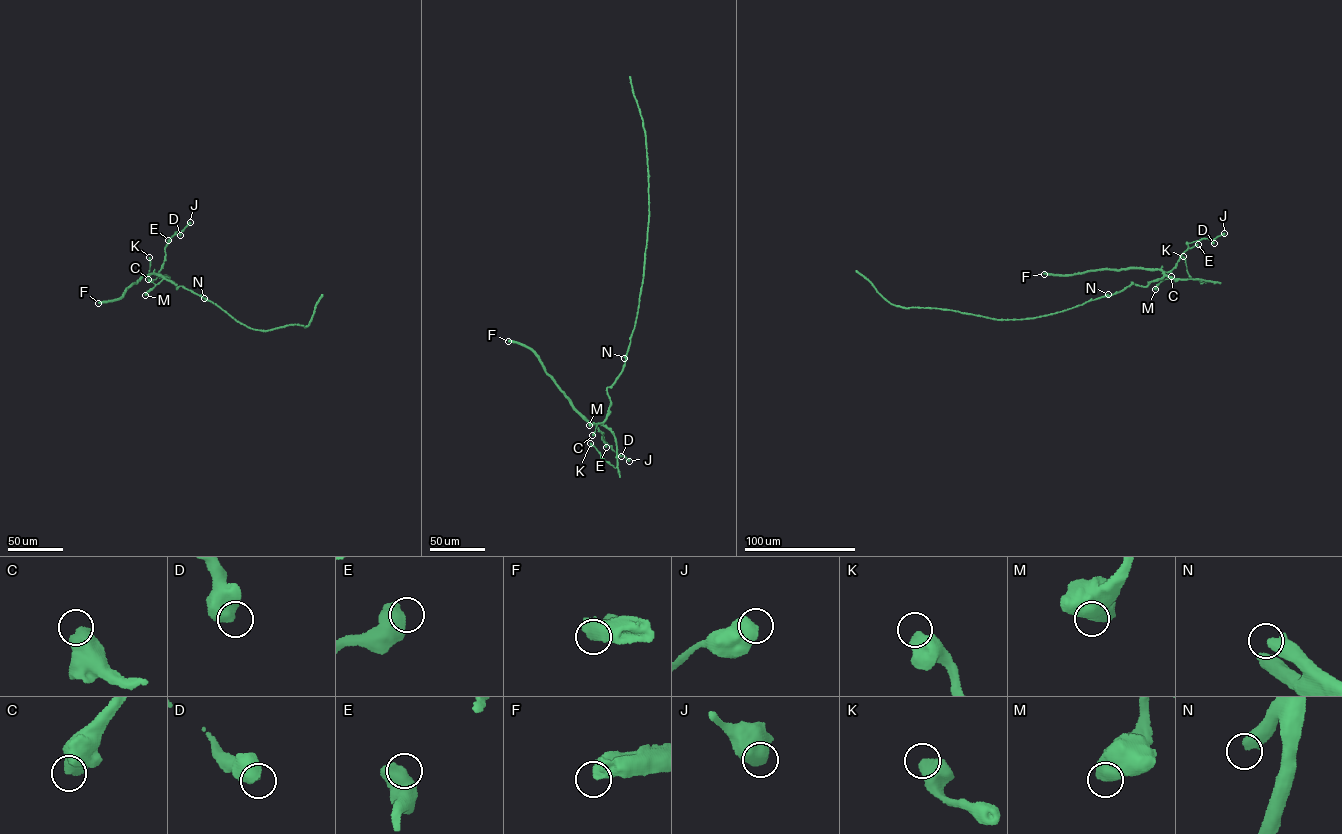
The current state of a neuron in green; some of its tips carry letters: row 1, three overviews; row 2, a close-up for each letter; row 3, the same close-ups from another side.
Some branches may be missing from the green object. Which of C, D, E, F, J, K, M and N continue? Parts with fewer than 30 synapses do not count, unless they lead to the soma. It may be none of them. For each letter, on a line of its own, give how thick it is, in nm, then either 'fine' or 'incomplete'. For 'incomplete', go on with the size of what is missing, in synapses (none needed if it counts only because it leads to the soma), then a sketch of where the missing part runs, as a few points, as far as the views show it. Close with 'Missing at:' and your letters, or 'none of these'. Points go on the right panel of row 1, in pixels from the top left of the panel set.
C: 600 nm thick; fine
D: 750 nm thick; fine
E: 700 nm thick; fine
F: 320 nm thick; fine
J: 700 nm thick; fine
K: 600 nm thick; fine
M: 750 nm thick; fine
N: 480 nm thick; fine
Missing at: none of these

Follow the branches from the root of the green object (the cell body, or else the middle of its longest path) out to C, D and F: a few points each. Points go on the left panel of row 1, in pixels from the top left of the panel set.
C: (224, 310), (182, 286), (176, 289), (174, 284), (164, 279), (156, 284), (148, 279)
D: (224, 310), (182, 286), (176, 289), (157, 274), (167, 242), (175, 232), (180, 235)
F: (224, 310), (182, 286), (176, 289), (174, 284), (153, 274), (130, 285), (118, 298), (98, 303)

